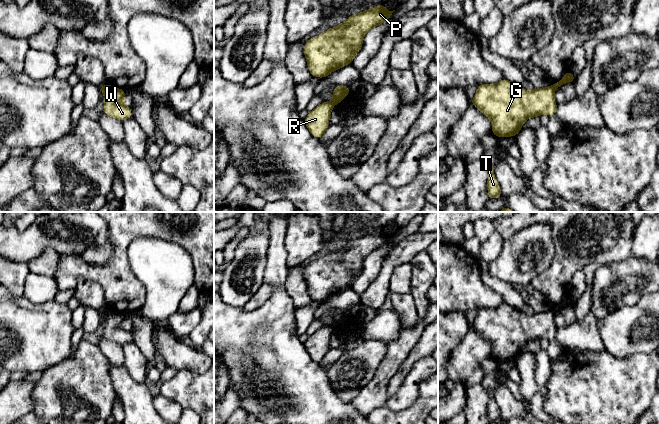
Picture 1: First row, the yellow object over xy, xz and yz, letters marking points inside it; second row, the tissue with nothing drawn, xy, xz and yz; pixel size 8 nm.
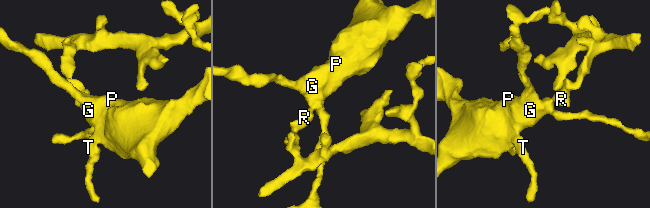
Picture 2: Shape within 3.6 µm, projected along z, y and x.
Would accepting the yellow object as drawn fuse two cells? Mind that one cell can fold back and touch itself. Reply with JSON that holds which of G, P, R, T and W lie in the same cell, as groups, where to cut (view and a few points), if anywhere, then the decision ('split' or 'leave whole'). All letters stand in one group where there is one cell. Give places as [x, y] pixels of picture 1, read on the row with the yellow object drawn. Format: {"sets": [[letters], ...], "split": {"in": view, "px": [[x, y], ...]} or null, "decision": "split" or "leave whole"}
{"sets": [["G", "P", "T", "W"], ["R"]], "split": {"in": "xz", "px": [[330, 101], [333, 105]]}, "decision": "split"}

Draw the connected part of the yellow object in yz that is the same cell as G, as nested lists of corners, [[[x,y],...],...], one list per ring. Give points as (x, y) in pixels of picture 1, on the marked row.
[[[503,78],[496,84],[478,85],[471,104],[491,120],[493,135],[497,138],[502,136],[512,137],[517,136],[522,129],[523,123],[528,118],[537,117],[544,113],[549,117],[555,115],[557,104],[554,99],[554,91],[553,85],[527,91],[521,86]]]

